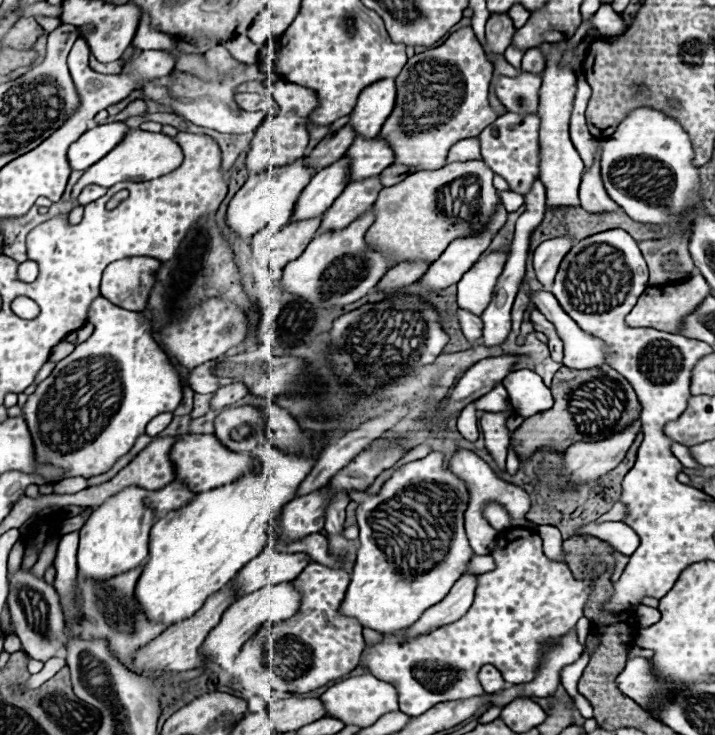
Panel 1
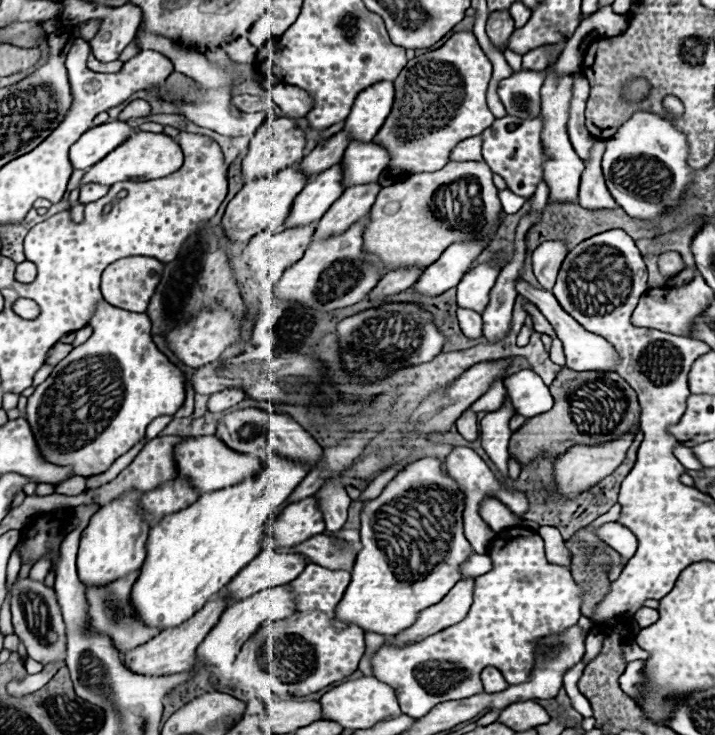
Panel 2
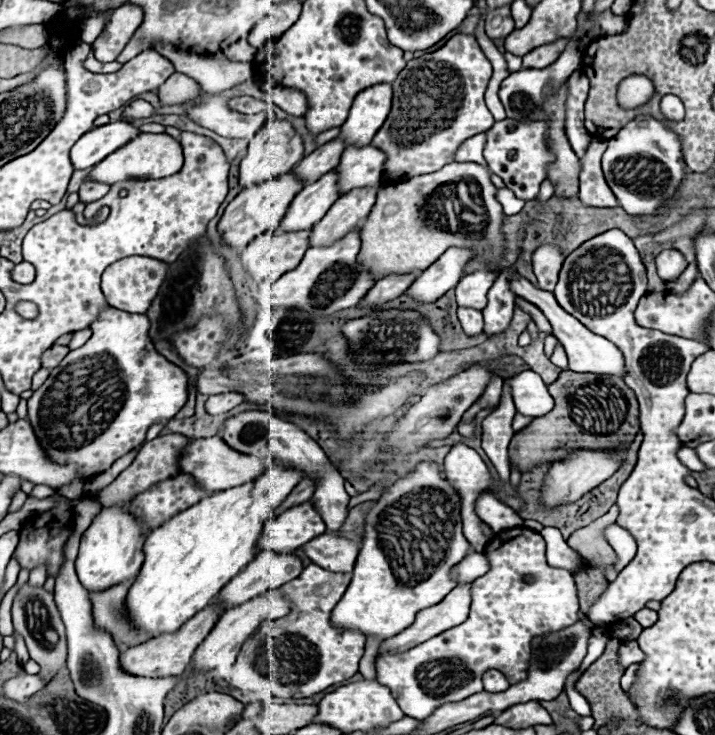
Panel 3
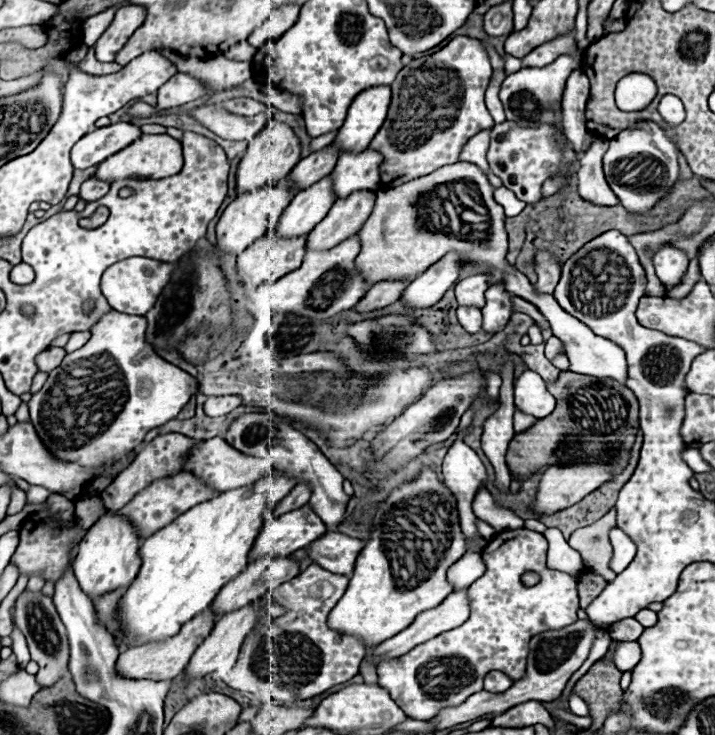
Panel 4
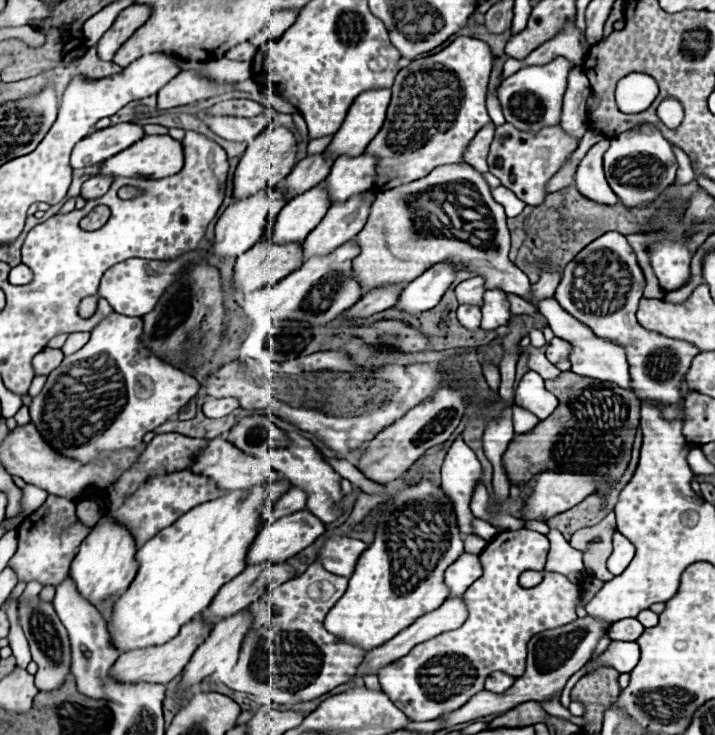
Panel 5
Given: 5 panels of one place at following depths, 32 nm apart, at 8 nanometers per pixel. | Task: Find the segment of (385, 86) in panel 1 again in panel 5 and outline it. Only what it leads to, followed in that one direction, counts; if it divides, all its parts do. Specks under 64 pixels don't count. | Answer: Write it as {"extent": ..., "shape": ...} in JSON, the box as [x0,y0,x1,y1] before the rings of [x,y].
{"extent":[328,90,390,158],"shape":[[[368,90],[362,92],[350,106],[344,124],[334,134],[328,152],[332,158],[342,154],[360,156],[370,140],[378,134],[386,120],[386,108],[390,104],[390,90]]]}

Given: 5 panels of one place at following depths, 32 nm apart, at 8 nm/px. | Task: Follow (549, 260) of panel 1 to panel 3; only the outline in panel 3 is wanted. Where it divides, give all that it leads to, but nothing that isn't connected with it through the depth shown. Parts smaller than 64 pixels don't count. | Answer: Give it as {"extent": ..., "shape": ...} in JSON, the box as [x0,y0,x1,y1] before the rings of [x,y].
{"extent":[532,244,564,292],"shape":[[[554,244],[540,246],[532,254],[534,274],[538,278],[538,288],[540,290],[548,290],[548,292],[554,290],[554,286],[558,282],[558,272],[562,268],[562,262],[564,262],[562,248],[560,246],[554,246]]]}

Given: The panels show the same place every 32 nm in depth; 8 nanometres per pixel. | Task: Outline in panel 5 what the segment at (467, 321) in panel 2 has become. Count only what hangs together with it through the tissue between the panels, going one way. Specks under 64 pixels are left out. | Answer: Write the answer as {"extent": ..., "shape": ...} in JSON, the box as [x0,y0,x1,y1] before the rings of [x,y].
{"extent":[458,304,480,330],"shape":[[[462,304],[458,306],[458,320],[462,322],[462,326],[466,326],[468,330],[480,330],[480,306],[470,306],[470,304]]]}

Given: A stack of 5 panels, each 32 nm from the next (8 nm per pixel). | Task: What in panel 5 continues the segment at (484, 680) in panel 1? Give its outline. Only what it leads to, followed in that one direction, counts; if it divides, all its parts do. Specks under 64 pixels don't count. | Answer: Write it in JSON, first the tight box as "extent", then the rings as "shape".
{"extent":[484,672,514,692],"shape":[[[494,672],[494,674],[490,674],[490,678],[486,678],[484,690],[488,690],[488,692],[506,692],[512,684],[514,684],[512,676],[508,676],[504,672]]]}

